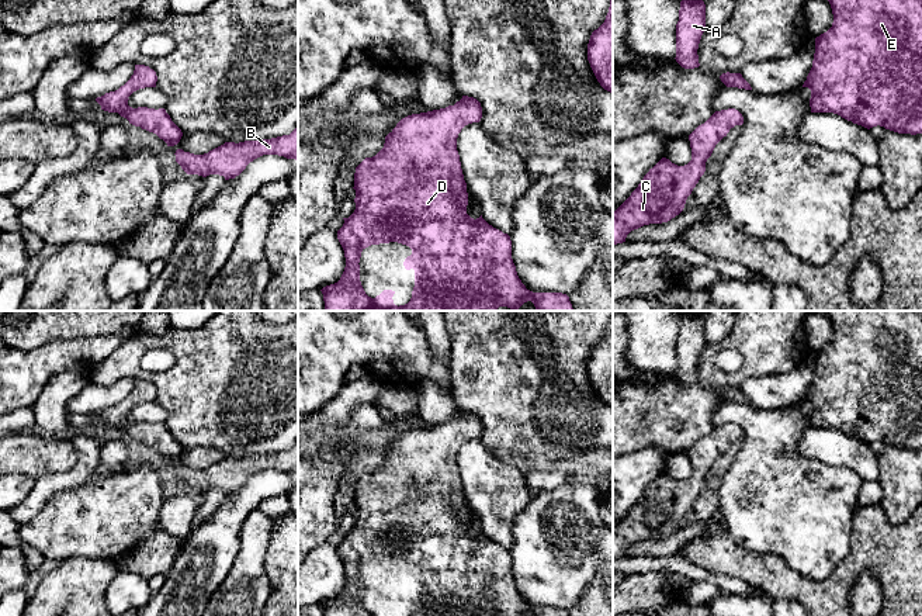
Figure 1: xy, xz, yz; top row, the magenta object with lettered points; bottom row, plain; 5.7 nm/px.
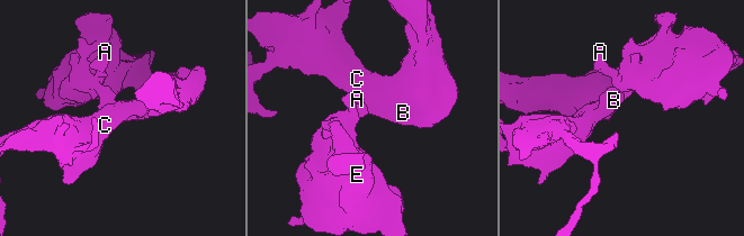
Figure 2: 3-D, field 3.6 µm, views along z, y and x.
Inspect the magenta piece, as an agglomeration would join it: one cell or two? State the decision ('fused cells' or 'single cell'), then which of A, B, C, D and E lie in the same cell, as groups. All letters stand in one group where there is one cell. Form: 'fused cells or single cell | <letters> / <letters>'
single cell | A B C D E

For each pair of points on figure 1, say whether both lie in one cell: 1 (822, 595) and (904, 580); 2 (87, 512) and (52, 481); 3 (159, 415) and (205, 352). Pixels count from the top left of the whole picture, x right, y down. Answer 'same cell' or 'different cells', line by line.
1: same cell
2: different cells
3: different cells

